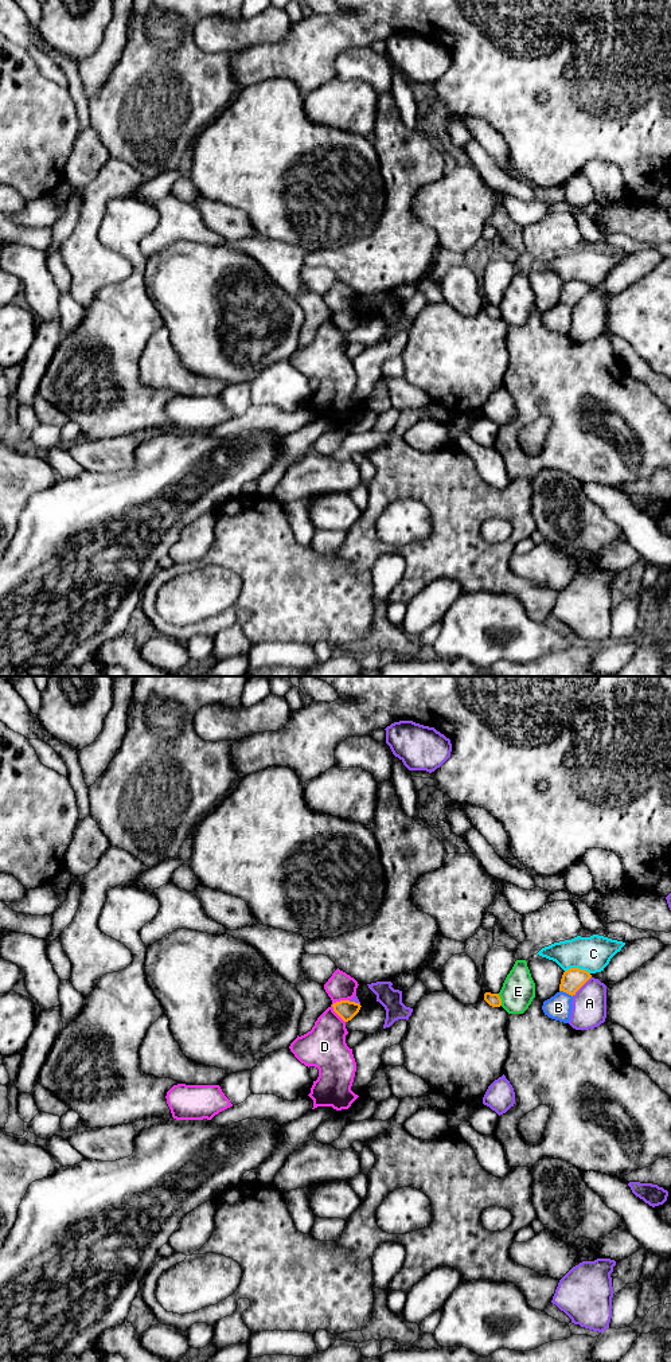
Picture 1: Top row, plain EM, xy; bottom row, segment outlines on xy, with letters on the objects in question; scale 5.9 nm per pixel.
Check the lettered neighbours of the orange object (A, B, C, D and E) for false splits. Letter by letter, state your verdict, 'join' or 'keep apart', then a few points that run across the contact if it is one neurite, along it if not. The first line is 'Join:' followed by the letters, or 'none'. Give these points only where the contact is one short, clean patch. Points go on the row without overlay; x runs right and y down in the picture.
Join: none
A: keep apart
B: keep apart
C: keep apart
D: keep apart
E: keep apart

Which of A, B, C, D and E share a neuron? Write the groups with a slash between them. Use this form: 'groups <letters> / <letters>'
groups A / B / C / D / E

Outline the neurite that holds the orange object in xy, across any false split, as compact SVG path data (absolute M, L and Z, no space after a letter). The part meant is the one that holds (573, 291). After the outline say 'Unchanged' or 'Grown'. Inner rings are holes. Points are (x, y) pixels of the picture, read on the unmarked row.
M570 280L562 286L559 303L573 308L590 289L592 286L585 281Z. Unchanged

